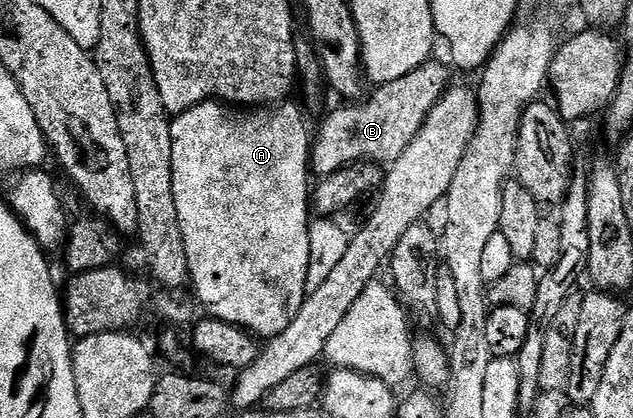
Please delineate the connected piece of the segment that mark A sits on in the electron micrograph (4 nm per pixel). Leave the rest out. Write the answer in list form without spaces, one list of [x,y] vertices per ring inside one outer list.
[[[205,101],[176,114],[171,121],[175,211],[179,211],[191,289],[205,304],[208,316],[238,325],[258,339],[287,331],[307,296],[311,129],[305,126],[300,111],[288,105],[244,109]]]

